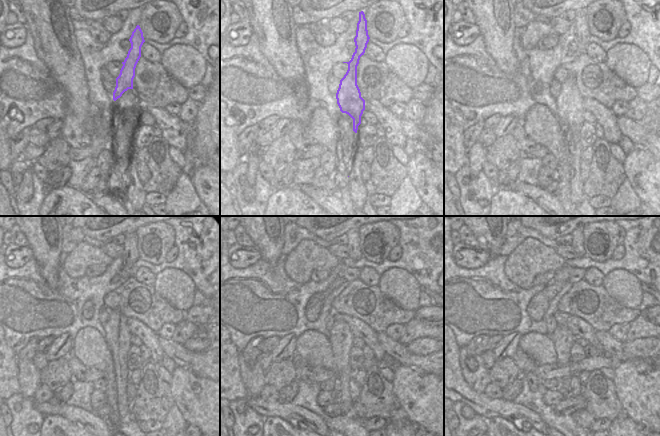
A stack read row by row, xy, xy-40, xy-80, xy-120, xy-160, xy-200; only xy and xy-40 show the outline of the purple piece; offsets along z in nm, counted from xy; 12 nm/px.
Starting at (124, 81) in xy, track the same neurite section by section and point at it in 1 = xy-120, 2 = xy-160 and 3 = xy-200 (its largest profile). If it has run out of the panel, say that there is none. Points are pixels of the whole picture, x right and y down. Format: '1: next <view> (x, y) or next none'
1: next xy-120 (117, 336)
2: next xy-160 (340, 337)
3: next xy-200 (563, 339)

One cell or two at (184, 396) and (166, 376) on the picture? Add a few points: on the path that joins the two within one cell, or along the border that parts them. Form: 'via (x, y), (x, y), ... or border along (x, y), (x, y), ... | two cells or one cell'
border along (172, 374), (169, 384) | two cells

